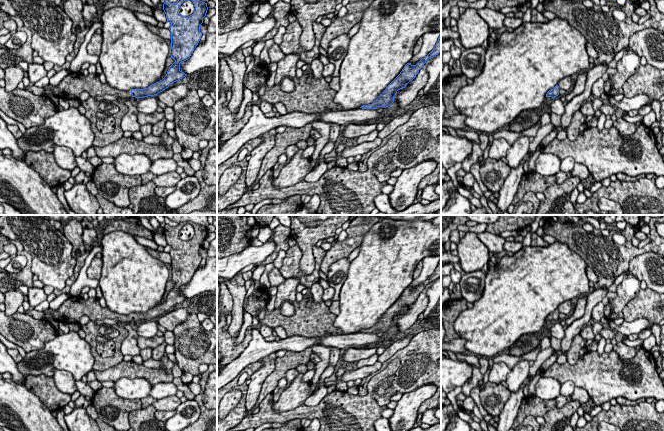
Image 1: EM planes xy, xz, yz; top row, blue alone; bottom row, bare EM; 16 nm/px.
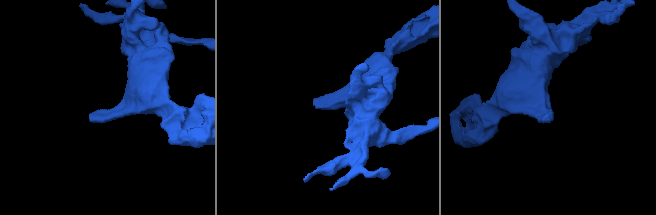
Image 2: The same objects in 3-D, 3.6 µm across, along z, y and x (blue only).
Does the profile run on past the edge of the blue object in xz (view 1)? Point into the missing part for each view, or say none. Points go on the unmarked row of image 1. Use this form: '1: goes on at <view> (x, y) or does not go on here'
1: does not go on here

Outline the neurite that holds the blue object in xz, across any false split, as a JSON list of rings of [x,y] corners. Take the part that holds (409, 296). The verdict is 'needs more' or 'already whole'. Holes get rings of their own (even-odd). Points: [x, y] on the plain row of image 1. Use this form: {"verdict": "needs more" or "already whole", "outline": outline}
{"verdict": "already whole", "outline": [[[441,259],[438,262],[436,269],[433,274],[424,282],[422,282],[416,289],[407,287],[400,298],[386,311],[382,318],[372,327],[368,329],[363,329],[362,333],[377,333],[378,331],[388,331],[394,326],[394,320],[397,315],[405,312],[406,309],[412,305],[419,294],[424,290],[424,288],[431,282],[435,281],[441,276]]]}

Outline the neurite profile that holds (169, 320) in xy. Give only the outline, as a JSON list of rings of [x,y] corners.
[[[176,308],[168,311],[156,320],[158,324],[163,326],[168,331],[173,331],[175,327],[187,320],[189,313],[184,308]]]

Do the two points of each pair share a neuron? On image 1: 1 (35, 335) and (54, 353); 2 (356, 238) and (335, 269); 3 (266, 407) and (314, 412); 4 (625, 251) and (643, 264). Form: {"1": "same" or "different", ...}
{"1": "different", "2": "different", "3": "same", "4": "different"}

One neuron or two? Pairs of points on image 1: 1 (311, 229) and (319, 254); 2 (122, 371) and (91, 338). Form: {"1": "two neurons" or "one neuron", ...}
{"1": "two neurons", "2": "two neurons"}

